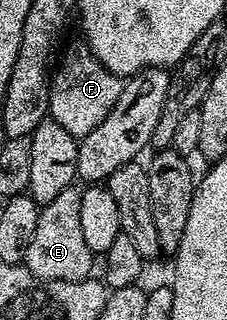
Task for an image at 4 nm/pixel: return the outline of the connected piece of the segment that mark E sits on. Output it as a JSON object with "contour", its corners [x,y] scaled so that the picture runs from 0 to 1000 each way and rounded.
{"contour":[[[339,578],[304,581],[247,625],[198,634],[167,659],[159,728],[141,763],[123,763],[110,834],[167,869],[194,875],[282,875],[348,881],[401,866],[396,844],[423,819],[423,797],[388,775],[352,716],[352,613],[361,594]]]}

